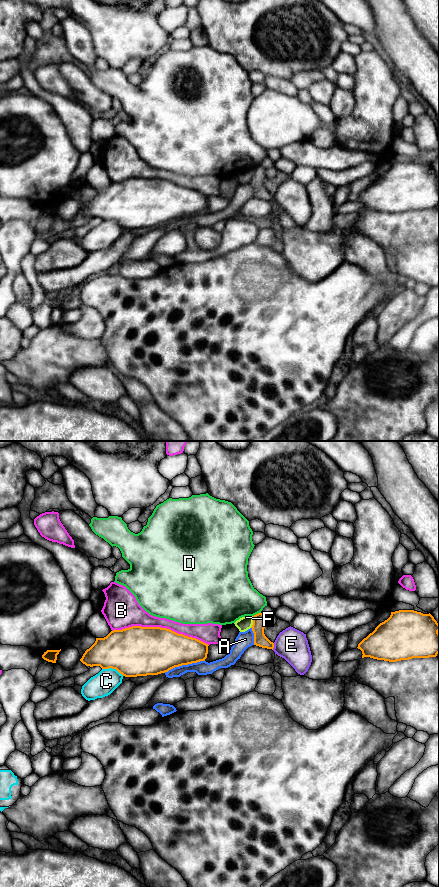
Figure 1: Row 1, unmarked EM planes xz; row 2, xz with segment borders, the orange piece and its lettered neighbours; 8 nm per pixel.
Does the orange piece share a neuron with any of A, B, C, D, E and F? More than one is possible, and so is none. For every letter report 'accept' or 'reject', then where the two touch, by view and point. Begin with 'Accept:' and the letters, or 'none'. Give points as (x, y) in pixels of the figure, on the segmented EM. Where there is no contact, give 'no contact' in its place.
Accept: none
A: reject; meets orange in xz at (184, 664)
B: reject; meets orange in xz at (160, 627)
C: reject; meets orange in xz at (113, 668)
D: reject; meets orange in xz at (256, 614)
E: reject; meets orange in xz at (273, 646)
F: reject; meets orange in xz at (253, 622)

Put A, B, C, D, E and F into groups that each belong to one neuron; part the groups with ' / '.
A / B / C / D / E / F

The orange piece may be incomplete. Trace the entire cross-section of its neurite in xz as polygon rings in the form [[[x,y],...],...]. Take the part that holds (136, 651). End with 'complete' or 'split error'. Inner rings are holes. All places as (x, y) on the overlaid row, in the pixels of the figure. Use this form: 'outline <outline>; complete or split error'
outline [[[132,626],[113,630],[104,638],[96,638],[80,661],[90,667],[116,669],[125,677],[158,675],[175,667],[205,661],[208,646],[196,638],[178,634],[167,628]]]; complete

